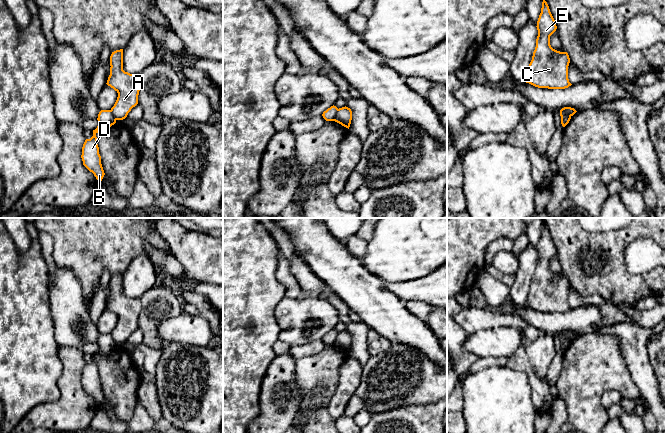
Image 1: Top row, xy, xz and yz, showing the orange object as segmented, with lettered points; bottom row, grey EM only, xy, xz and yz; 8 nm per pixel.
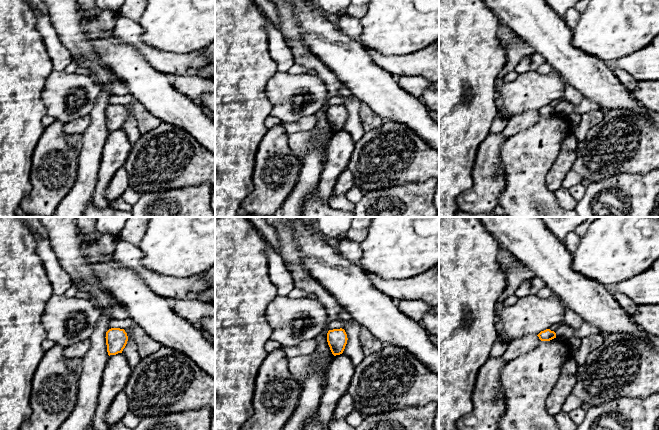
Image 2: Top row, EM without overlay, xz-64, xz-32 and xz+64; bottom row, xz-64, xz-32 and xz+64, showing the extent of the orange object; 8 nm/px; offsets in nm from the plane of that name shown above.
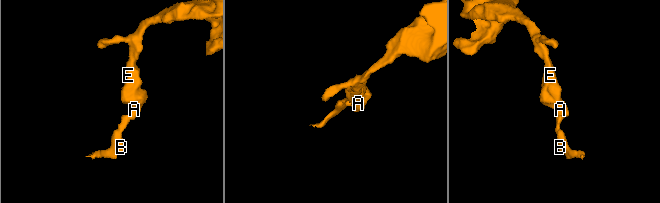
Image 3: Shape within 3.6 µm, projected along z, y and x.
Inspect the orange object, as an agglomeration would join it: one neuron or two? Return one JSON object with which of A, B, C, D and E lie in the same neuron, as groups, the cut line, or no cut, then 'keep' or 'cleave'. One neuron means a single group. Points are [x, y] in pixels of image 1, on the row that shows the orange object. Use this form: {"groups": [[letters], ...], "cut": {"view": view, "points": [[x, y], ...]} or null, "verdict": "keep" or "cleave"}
{"groups": [["A", "C", "E"], ["B", "D"]], "cut": {"view": "xz", "points": [[338, 109], [333, 120]]}, "verdict": "cleave"}

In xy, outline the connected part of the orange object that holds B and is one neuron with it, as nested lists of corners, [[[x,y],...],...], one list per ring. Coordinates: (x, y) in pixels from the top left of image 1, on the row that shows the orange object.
[[[101,110],[97,120],[98,126],[93,130],[93,136],[90,139],[86,139],[83,144],[81,158],[83,165],[94,174],[98,182],[101,184],[105,173],[101,164],[101,156],[99,154],[96,134],[98,132],[105,132],[116,123],[116,119],[111,110]]]

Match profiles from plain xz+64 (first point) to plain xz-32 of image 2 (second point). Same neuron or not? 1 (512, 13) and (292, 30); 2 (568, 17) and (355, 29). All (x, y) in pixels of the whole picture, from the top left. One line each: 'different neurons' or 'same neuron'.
1: different neurons
2: same neuron

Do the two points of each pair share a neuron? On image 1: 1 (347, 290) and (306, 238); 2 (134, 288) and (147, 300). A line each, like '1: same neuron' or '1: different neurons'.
1: same neuron
2: different neurons

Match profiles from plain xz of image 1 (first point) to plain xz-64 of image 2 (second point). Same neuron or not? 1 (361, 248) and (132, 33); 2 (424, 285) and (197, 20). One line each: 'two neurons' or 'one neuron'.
1: one neuron
2: two neurons

